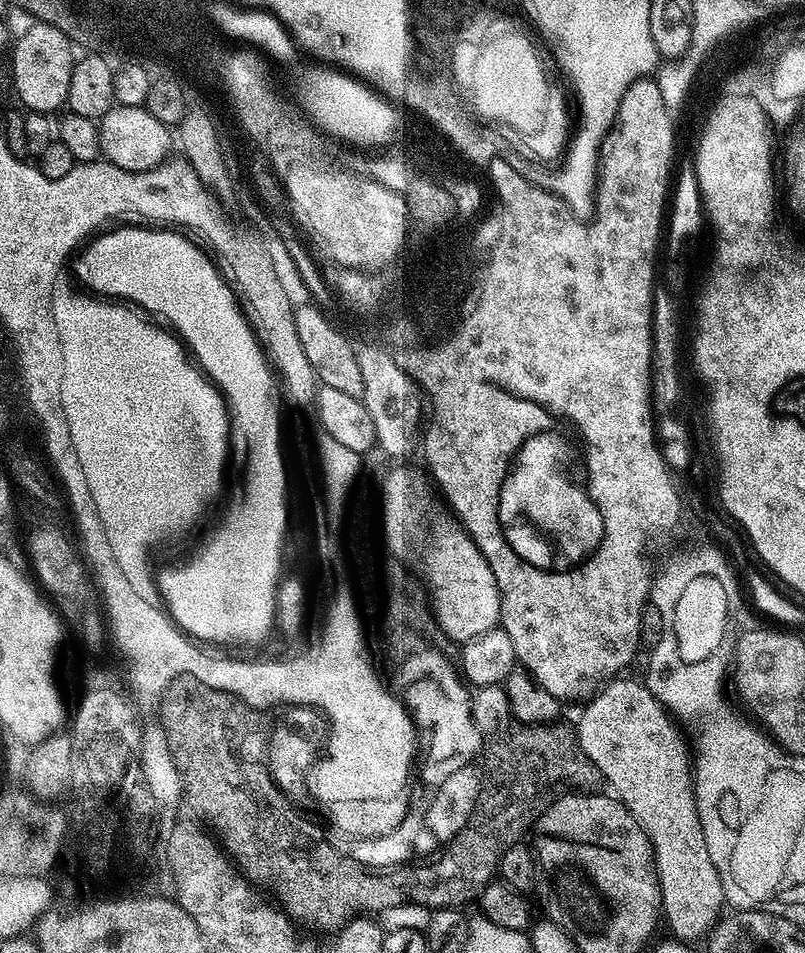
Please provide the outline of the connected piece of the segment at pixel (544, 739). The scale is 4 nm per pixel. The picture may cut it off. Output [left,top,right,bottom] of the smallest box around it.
[158,676,602,934]

